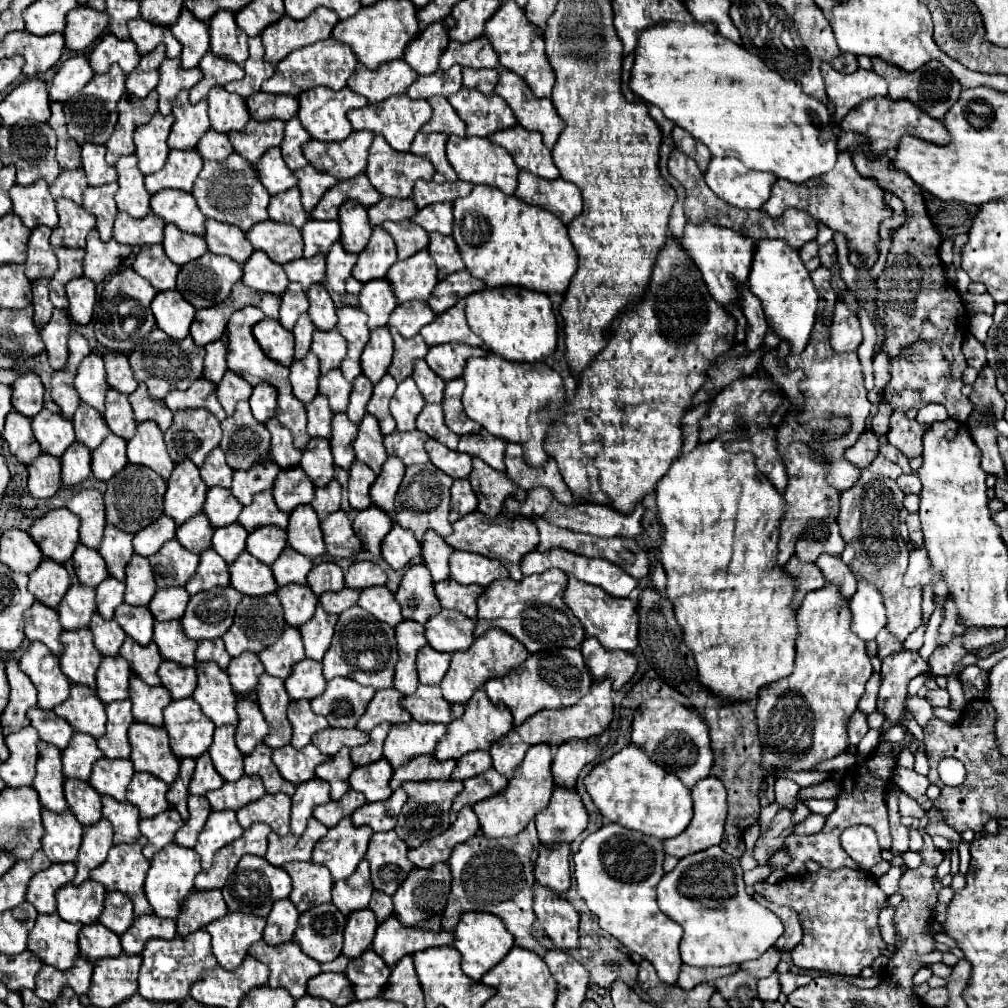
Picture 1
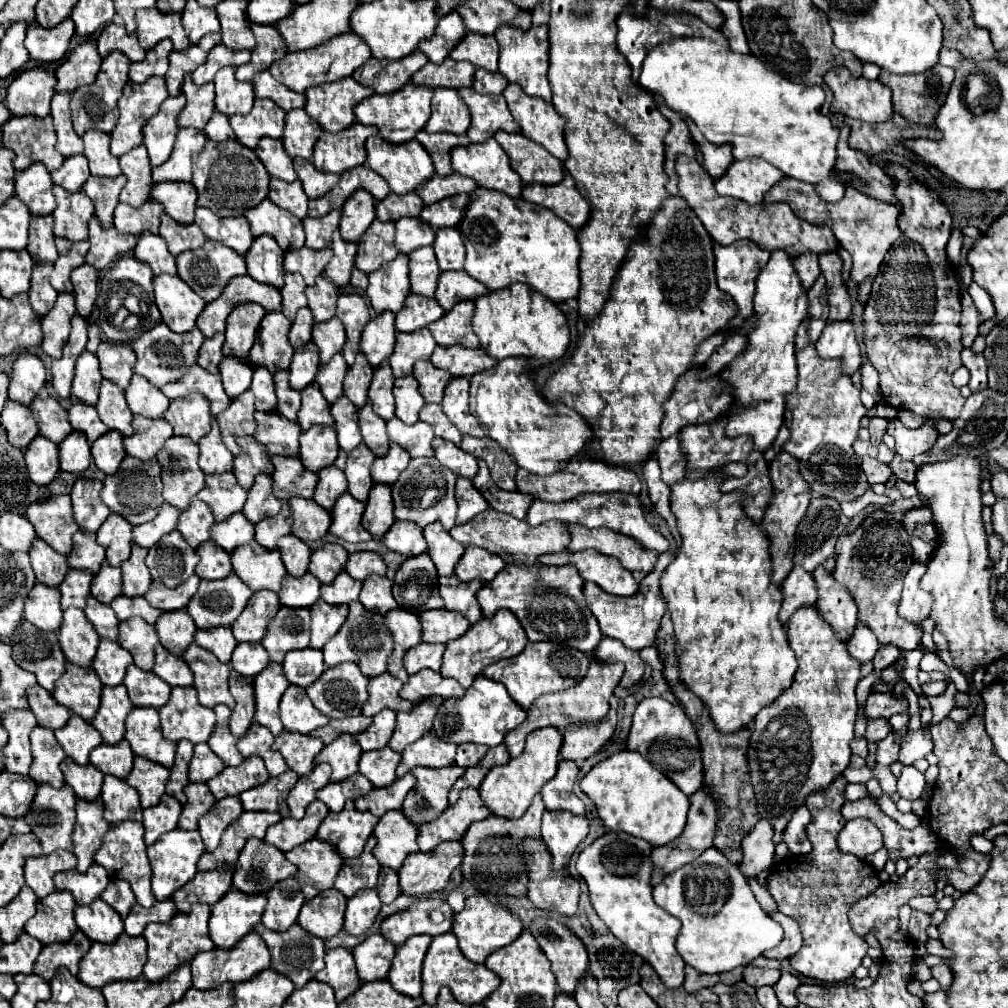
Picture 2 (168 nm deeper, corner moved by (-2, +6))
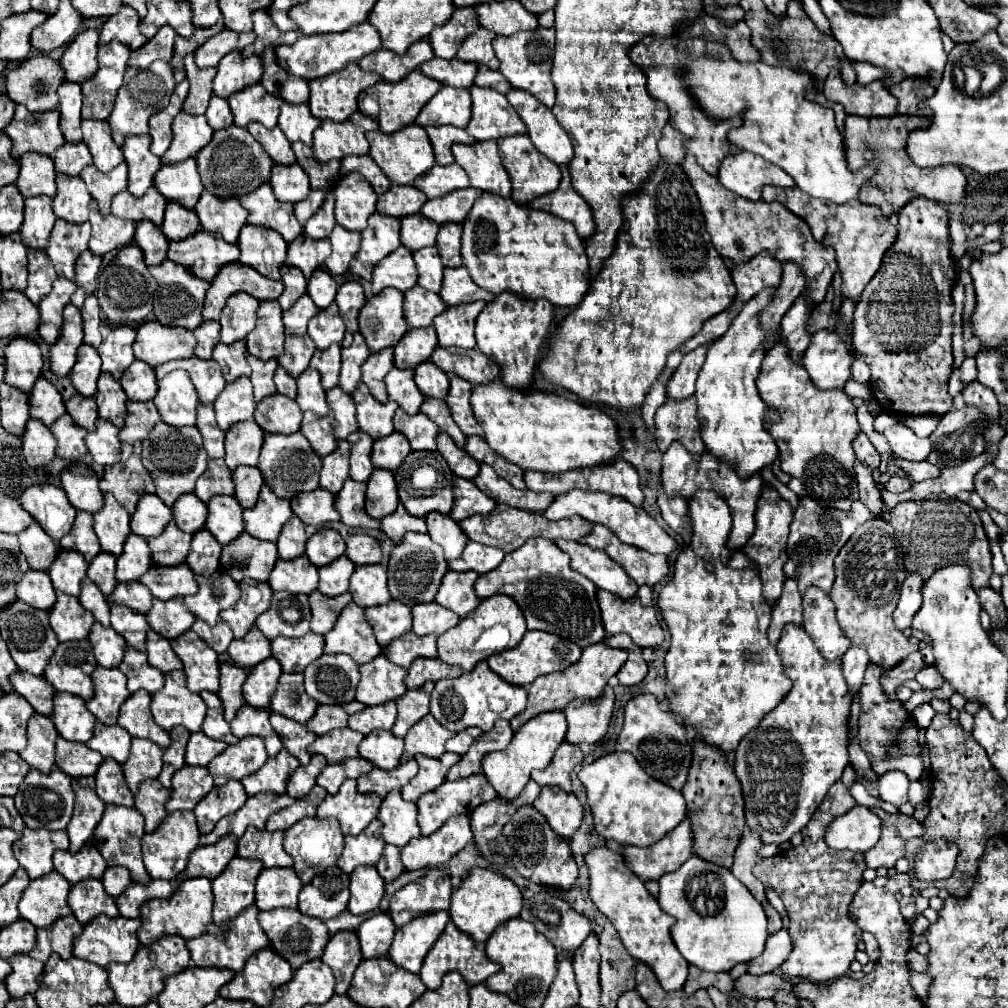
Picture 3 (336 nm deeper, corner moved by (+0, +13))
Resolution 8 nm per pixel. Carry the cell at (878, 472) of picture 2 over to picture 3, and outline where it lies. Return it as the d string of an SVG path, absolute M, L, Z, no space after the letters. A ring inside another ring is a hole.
M859 461L855 463L855 477L857 477L857 485L859 485L859 499L873 511L881 517L881 511L883 511L883 503L881 503L881 495L879 495L879 489L873 481L873 475L869 473L869 469L865 469L865 465L861 465Z

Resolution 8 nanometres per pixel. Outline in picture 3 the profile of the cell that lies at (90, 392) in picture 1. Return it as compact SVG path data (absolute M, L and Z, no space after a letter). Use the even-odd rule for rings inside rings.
M81 345L77 351L77 363L71 369L71 383L83 397L93 397L97 391L97 379L101 375L101 359L91 345Z

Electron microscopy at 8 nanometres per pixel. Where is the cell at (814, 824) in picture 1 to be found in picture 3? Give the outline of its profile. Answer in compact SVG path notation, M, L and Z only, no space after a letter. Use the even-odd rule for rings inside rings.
M837 781L809 823L801 829L803 843L799 847L777 853L771 859L763 859L755 867L755 877L777 891L789 913L789 935L793 939L793 951L781 965L789 977L803 977L813 983L827 983L843 977L849 965L855 961L857 943L861 941L861 929L849 919L847 907L855 891L863 883L865 855L855 851L835 851L825 843L825 833L833 819L841 817L856 805L843 781Z

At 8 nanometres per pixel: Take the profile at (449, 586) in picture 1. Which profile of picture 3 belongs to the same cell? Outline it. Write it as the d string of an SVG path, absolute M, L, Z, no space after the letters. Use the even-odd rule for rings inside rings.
M449 569L441 581L435 603L455 611L459 617L467 617L479 605L479 597L475 595L475 589L473 589L477 577L479 575L473 571L457 573Z

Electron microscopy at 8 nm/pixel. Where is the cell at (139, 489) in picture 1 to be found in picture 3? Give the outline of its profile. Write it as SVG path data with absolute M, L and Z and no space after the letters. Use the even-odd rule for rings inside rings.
M141 443L123 445L121 461L113 467L105 467L99 489L113 493L129 515L135 513L135 505L143 495L155 493L155 481L141 463Z

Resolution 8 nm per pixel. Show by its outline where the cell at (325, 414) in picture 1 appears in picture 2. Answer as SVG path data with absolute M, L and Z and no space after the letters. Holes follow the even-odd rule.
M311 382L307 388L301 390L303 402L297 414L297 422L303 430L311 428L311 426L331 426L333 424L333 416L329 414L329 402L325 400L325 396L321 394L319 386L315 382Z

